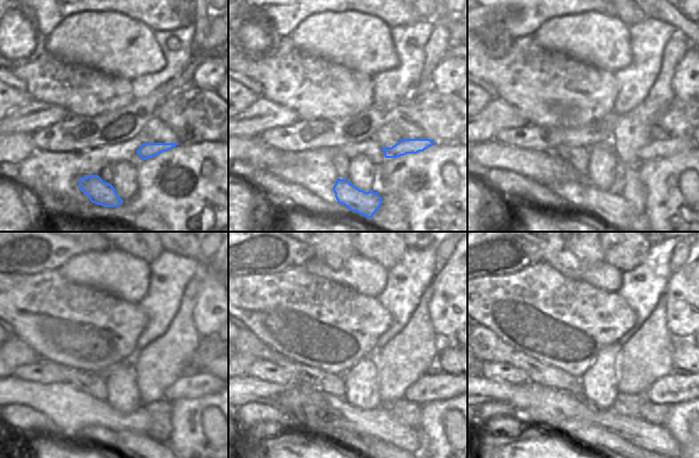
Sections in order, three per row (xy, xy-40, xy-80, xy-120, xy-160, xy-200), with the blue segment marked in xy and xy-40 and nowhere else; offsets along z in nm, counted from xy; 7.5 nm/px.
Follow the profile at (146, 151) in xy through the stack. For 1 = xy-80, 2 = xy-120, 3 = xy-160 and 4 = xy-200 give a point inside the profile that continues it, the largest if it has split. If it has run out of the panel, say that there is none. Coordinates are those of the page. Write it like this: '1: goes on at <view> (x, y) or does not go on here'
1: goes on at xy-80 (667, 147)
2: goes on at xy-120 (191, 387)
3: goes on at xy-160 (429, 388)
4: goes on at xy-200 (672, 389)

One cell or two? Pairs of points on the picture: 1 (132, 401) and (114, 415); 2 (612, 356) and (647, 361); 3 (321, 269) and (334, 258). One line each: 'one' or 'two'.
1: two
2: two
3: two

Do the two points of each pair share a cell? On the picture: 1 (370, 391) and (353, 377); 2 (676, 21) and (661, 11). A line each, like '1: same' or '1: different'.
1: same
2: same

